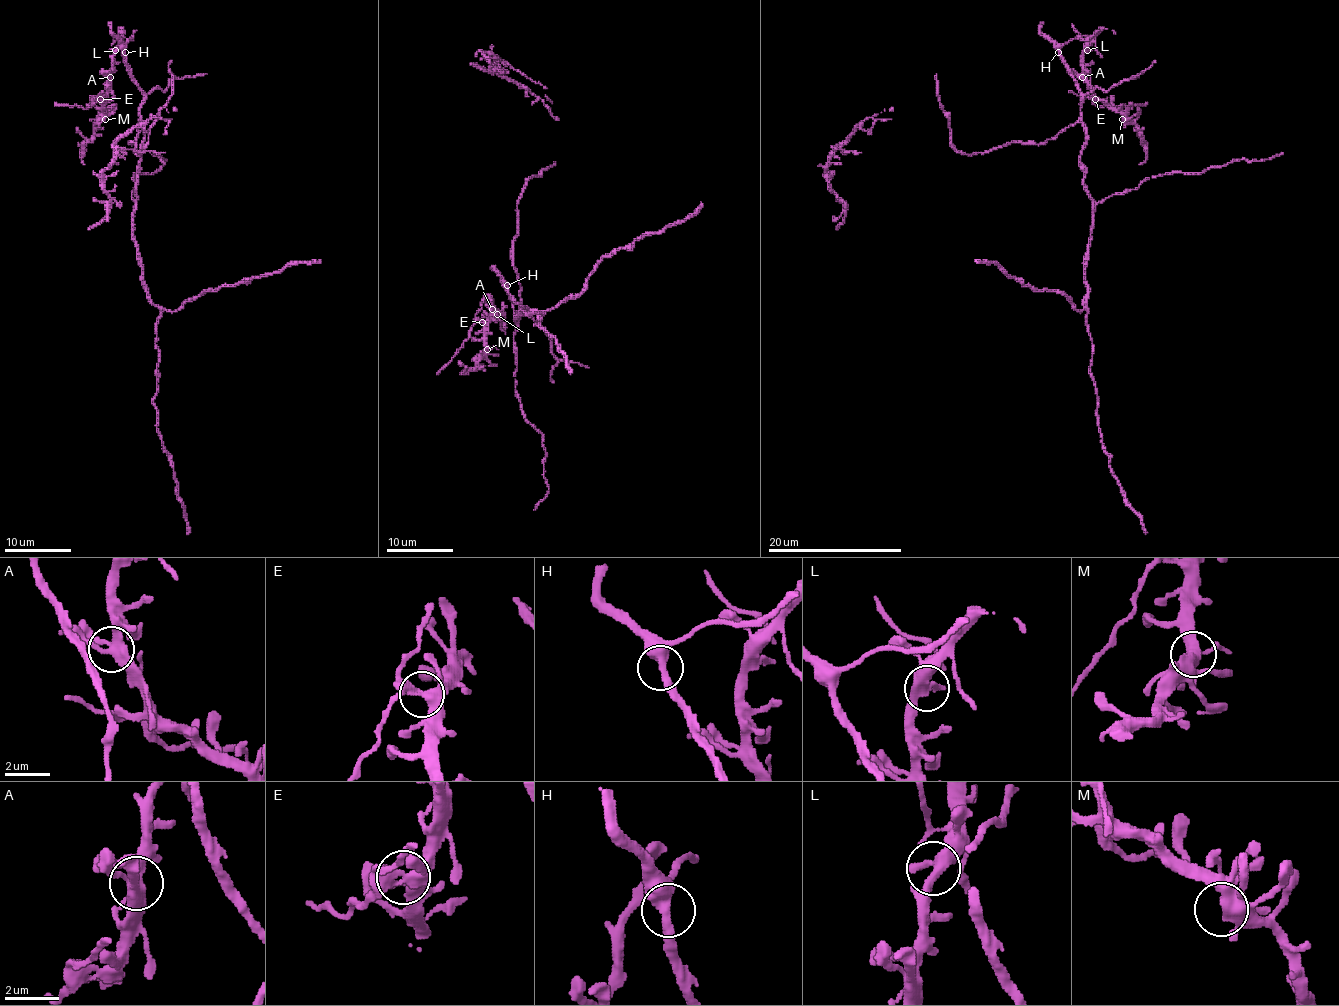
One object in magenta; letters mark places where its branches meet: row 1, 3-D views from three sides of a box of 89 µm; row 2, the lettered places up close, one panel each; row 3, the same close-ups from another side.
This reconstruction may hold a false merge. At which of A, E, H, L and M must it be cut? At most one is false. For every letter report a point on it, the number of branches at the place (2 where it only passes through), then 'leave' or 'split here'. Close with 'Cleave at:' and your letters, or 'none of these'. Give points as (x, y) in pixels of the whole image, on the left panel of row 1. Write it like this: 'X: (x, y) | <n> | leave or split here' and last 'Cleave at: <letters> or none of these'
A: (110, 77) | 4 | leave
E: (100, 99) | 4 | split here
H: (125, 52) | 3 | leave
L: (115, 50) | 3 | leave
M: (105, 119) | 4 | leave
Cleave at: E

